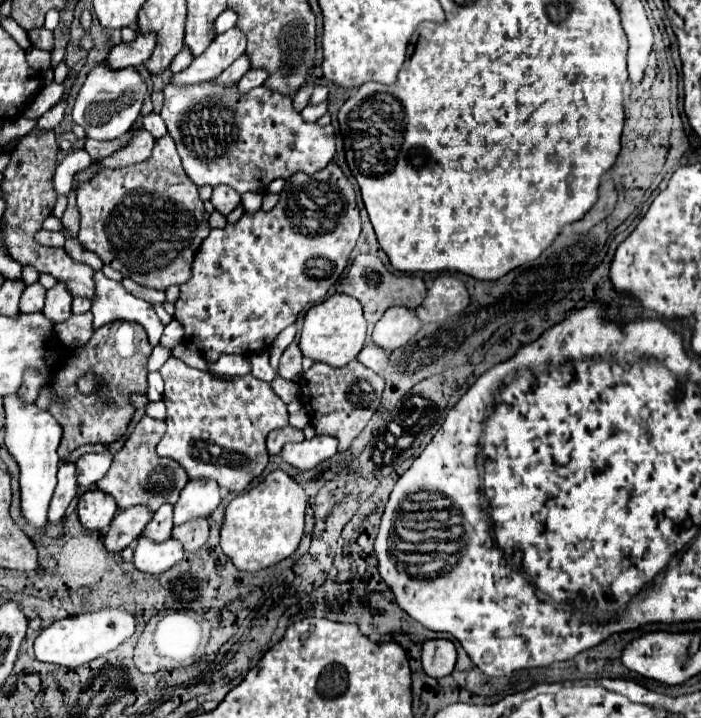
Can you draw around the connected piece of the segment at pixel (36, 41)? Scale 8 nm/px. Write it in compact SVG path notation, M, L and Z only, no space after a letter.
M45 27L31 29L29 31L29 39L31 39L33 47L37 47L37 49L43 49L43 51L51 51L53 49L53 33L47 31Z

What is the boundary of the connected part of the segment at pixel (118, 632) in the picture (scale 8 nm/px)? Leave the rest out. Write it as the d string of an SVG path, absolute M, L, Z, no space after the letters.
M105 607L97 611L81 611L79 615L69 615L61 621L55 621L39 633L35 639L35 657L43 663L55 663L67 669L75 669L93 659L99 659L119 647L135 633L135 619L129 611L121 607Z

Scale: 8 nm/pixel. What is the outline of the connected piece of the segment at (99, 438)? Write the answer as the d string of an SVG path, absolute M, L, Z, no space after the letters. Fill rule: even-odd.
M113 321L109 325L99 327L87 345L75 349L53 379L55 401L49 403L49 413L63 427L63 439L59 445L59 457L65 459L81 445L87 443L103 443L109 445L121 439L127 431L127 425L133 419L135 407L129 397L133 393L147 393L147 359L153 347L147 341L147 333L139 323L131 321ZM89 373L95 373L103 379L105 385L97 387L93 393L81 393L77 389L77 381Z

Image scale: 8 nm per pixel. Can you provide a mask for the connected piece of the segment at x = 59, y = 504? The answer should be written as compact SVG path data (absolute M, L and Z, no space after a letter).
M63 463L59 467L57 479L59 479L59 483L57 483L57 489L55 489L51 505L49 505L49 521L61 521L71 499L77 495L77 487L79 487L73 463Z

